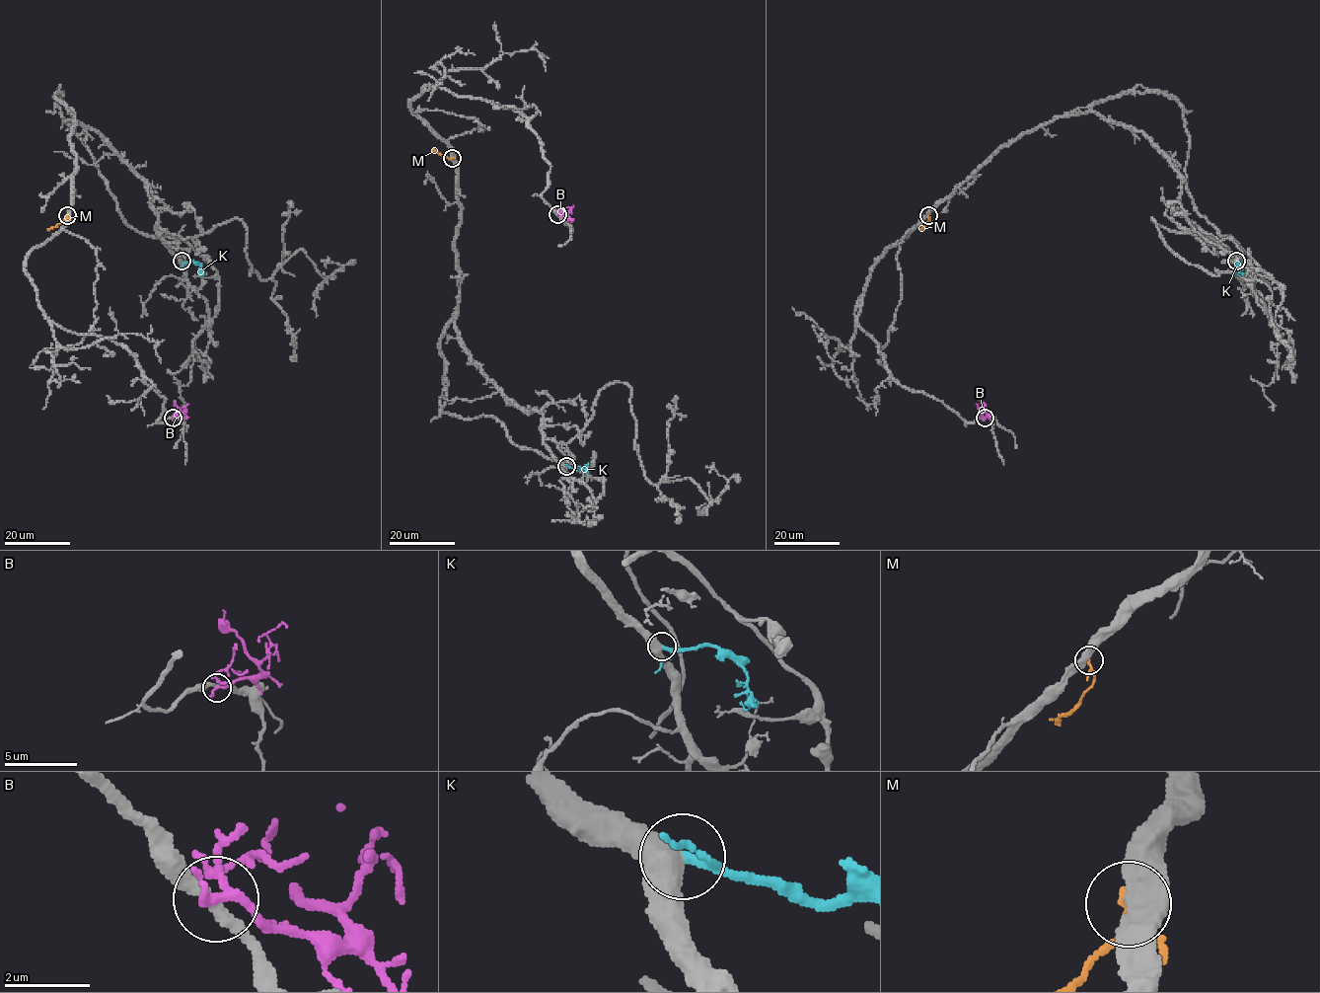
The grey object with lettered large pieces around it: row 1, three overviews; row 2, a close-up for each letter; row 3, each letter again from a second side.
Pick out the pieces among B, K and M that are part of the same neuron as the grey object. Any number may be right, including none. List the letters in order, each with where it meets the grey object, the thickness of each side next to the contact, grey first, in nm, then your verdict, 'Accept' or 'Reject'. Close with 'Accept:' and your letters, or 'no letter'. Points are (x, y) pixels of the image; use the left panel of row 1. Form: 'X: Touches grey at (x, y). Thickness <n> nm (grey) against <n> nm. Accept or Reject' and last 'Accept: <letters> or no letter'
B: Touches grey at (173, 418). Thickness 280 nm (grey) against 220 nm. Reject
K: Touches grey at (182, 261). Thickness 550 nm (grey) against 160 nm. Accept
M: Touches grey at (67, 215). Thickness 550 nm (grey) against 150 nm. Reject
Accept: K

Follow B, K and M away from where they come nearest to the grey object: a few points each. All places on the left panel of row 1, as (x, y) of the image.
B: (174, 419), (183, 414), (174, 400)
K: (183, 261), (194, 261), (201, 267), (200, 273)
M: (67, 215), (47, 230)

